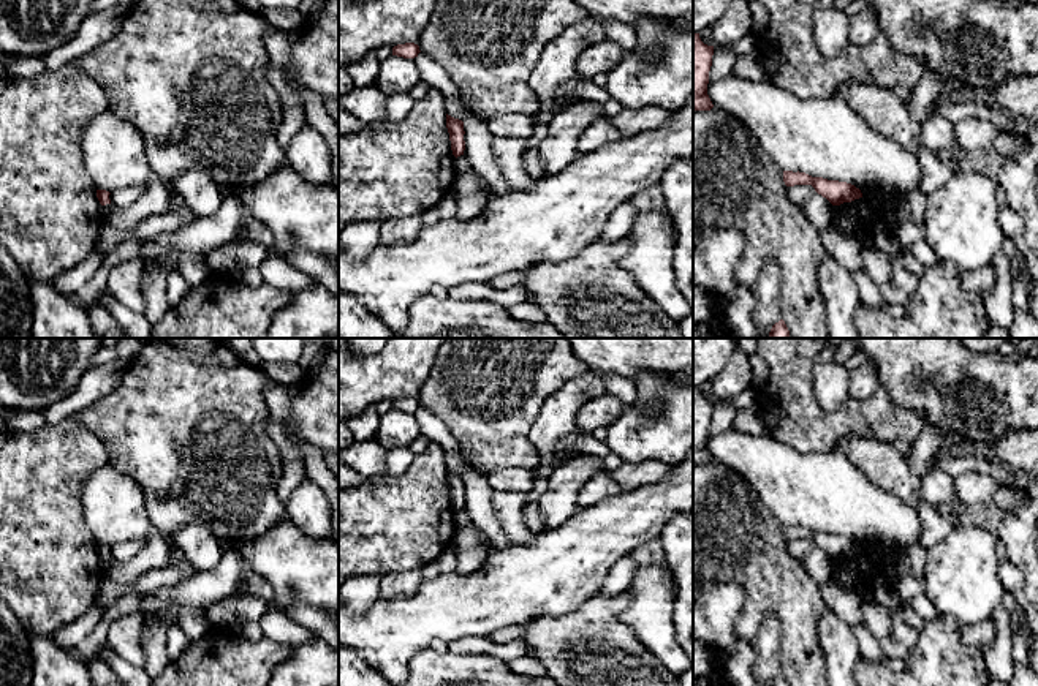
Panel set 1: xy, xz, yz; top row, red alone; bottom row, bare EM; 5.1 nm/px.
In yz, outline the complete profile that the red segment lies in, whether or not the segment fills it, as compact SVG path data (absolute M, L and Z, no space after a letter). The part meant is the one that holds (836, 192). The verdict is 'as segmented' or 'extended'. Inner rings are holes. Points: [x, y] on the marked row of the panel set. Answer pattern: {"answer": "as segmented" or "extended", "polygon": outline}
{"answer": "as segmented", "polygon": "M783 171L783 182L786 187L812 185L815 191L826 198L832 205L840 205L843 202L851 202L854 199L862 198L861 190L851 183L828 180L823 177L812 177L799 171Z"}

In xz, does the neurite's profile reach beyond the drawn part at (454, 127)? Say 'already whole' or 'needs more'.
already whole

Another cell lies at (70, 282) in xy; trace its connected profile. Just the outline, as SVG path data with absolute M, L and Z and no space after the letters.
M98 242L95 245L93 253L79 262L71 270L60 273L52 286L63 296L70 297L71 294L85 288L85 285L92 280L92 277L100 269L101 262L106 258L108 250Z

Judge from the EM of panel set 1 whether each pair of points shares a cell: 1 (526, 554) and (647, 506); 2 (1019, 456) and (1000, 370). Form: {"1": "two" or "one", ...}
{"1": "one", "2": "two"}

